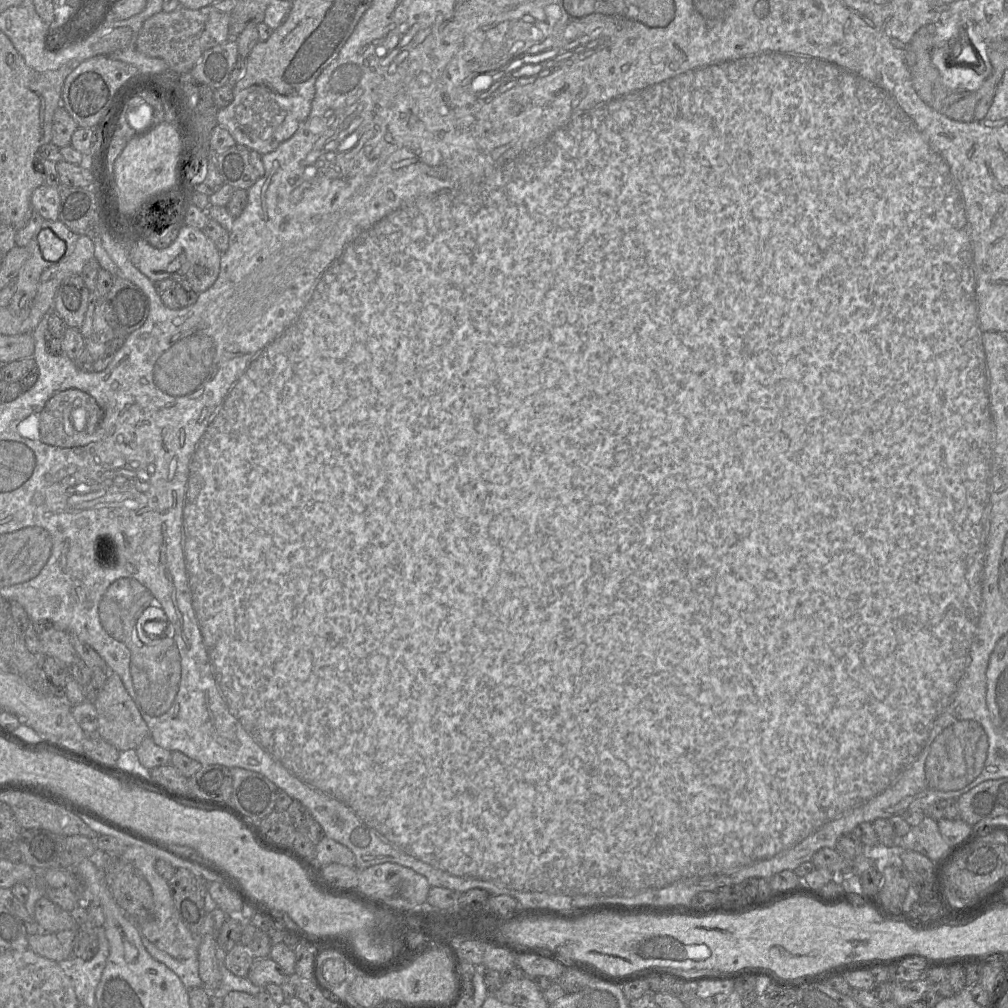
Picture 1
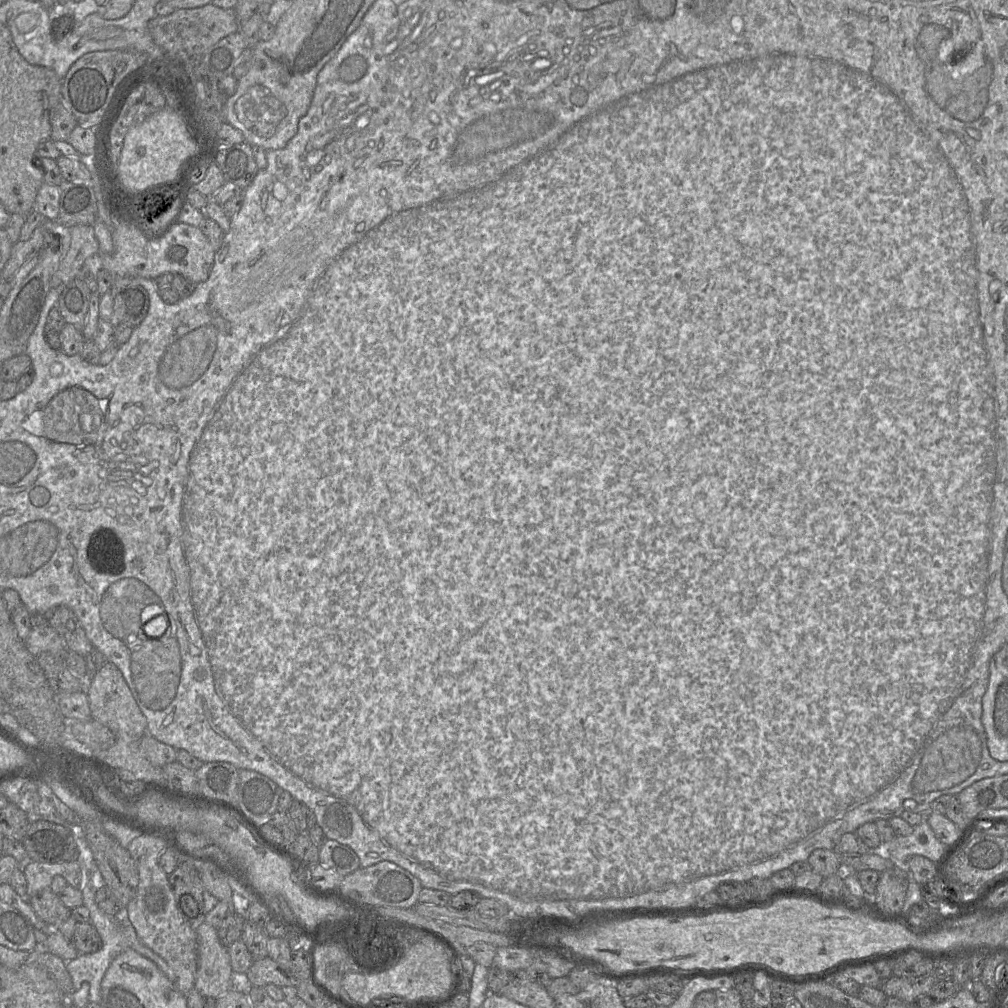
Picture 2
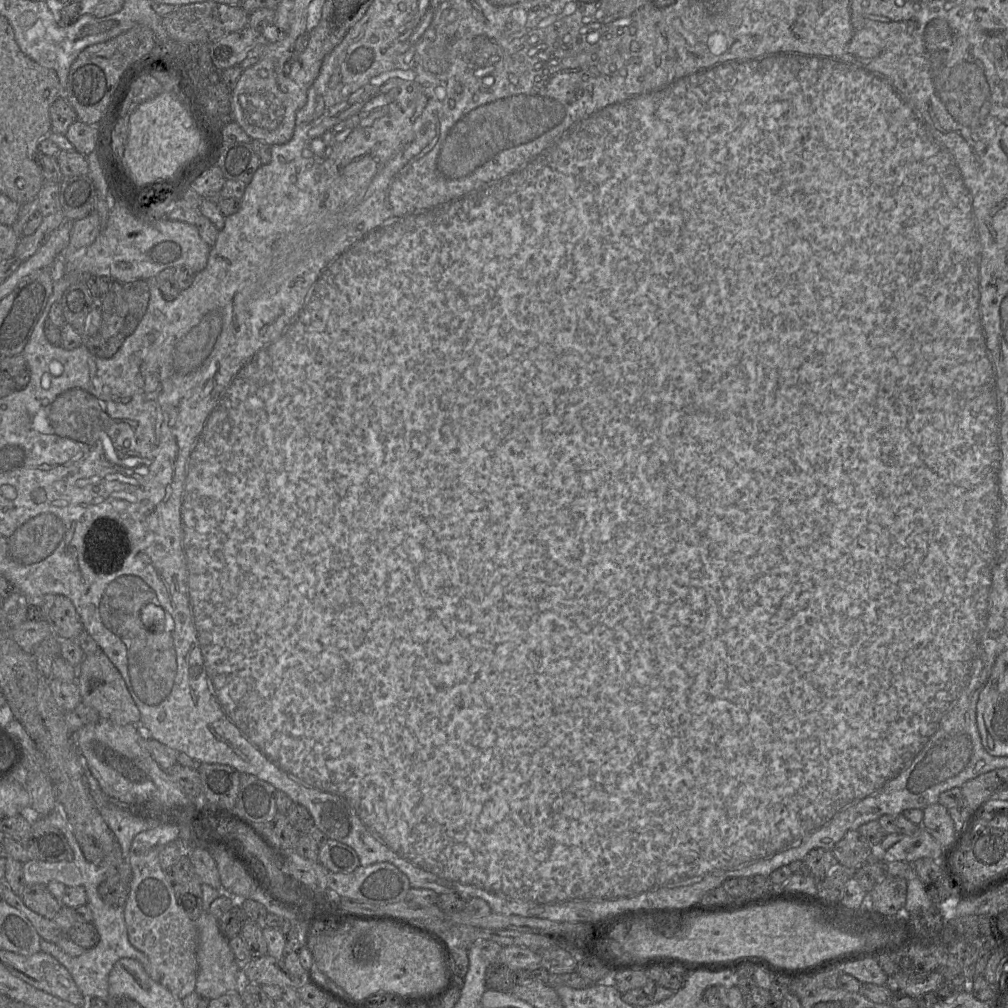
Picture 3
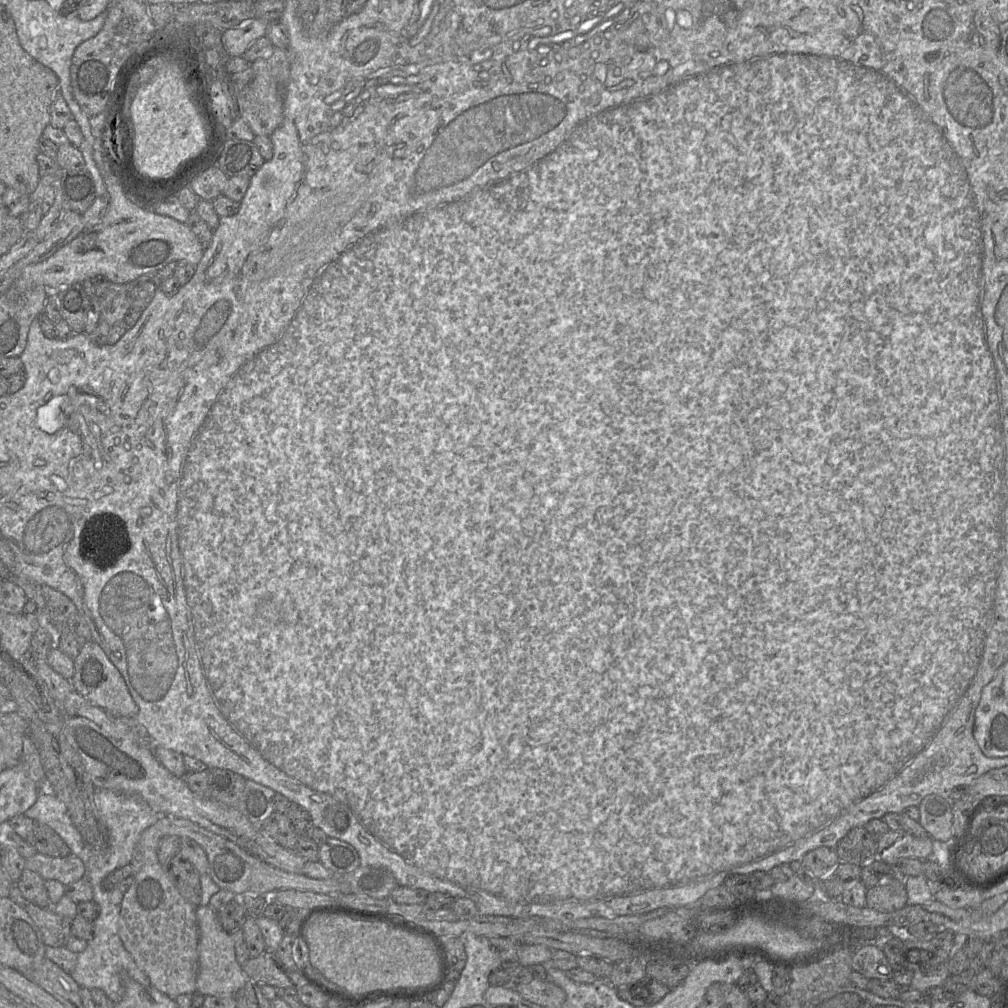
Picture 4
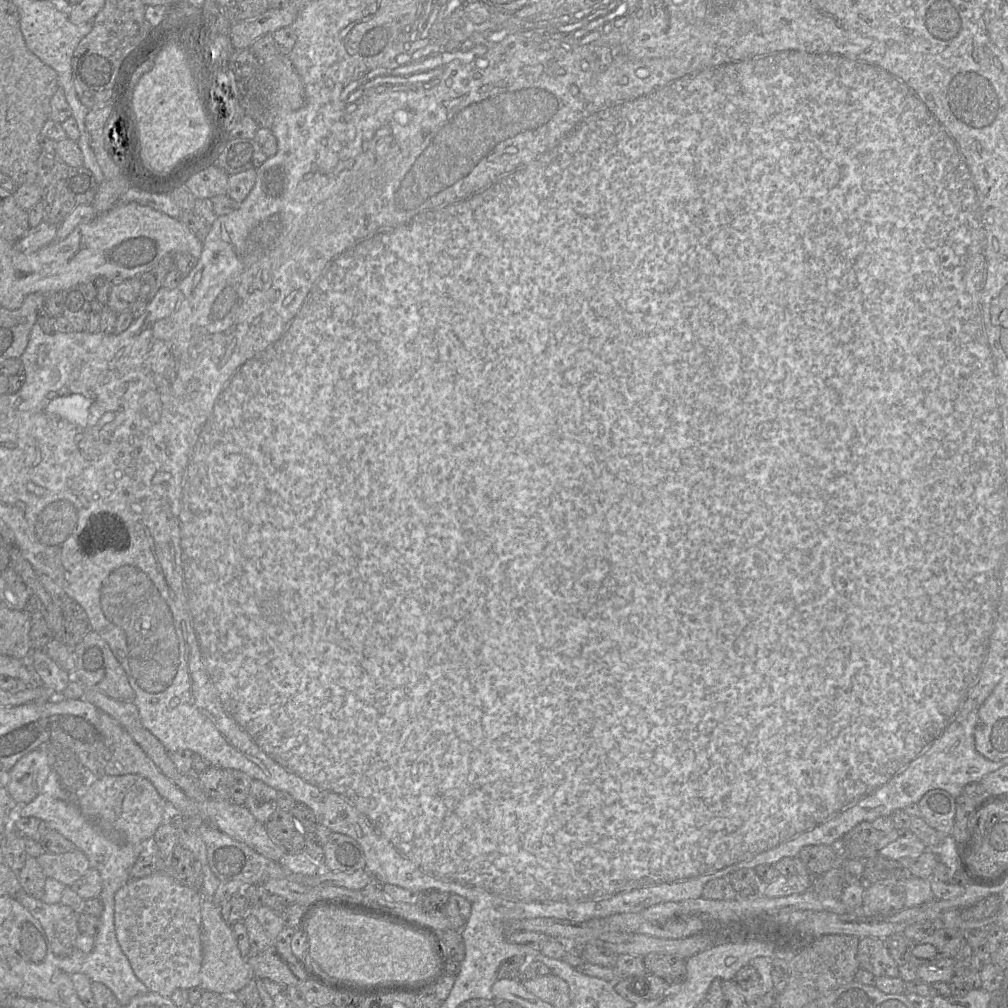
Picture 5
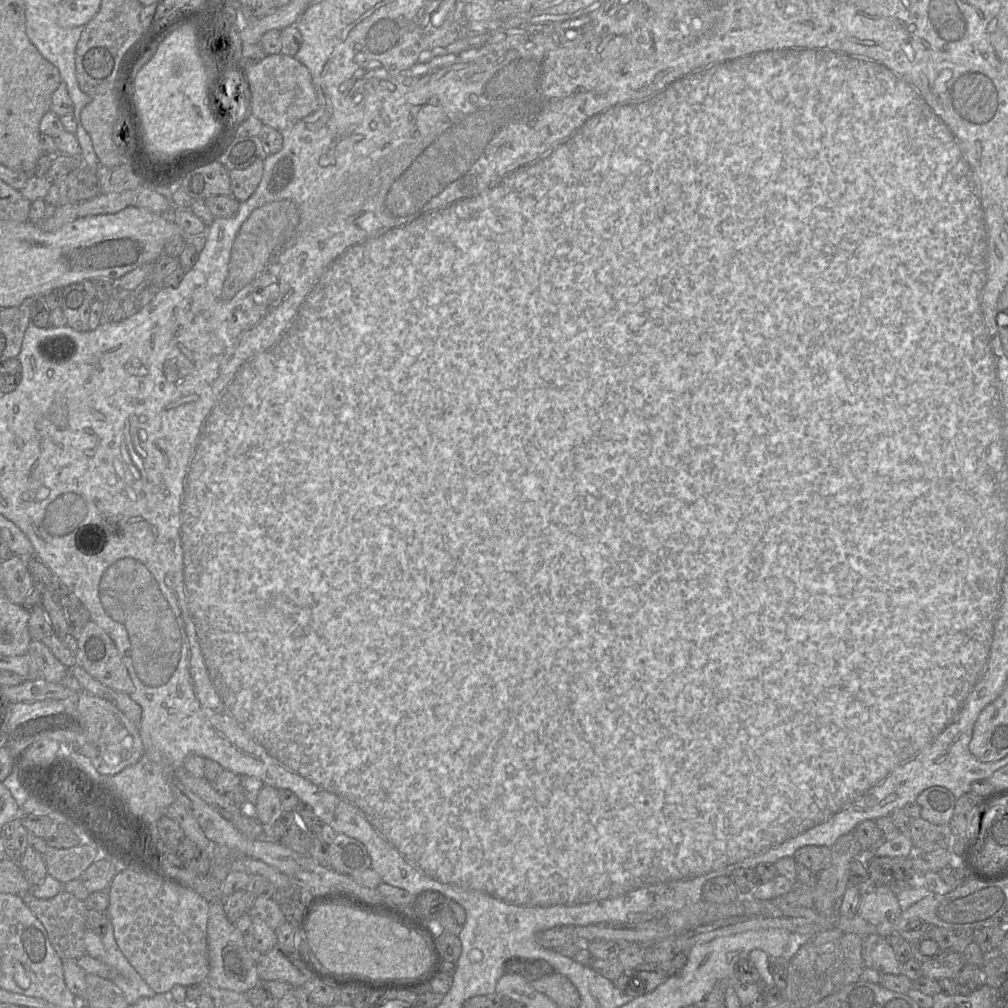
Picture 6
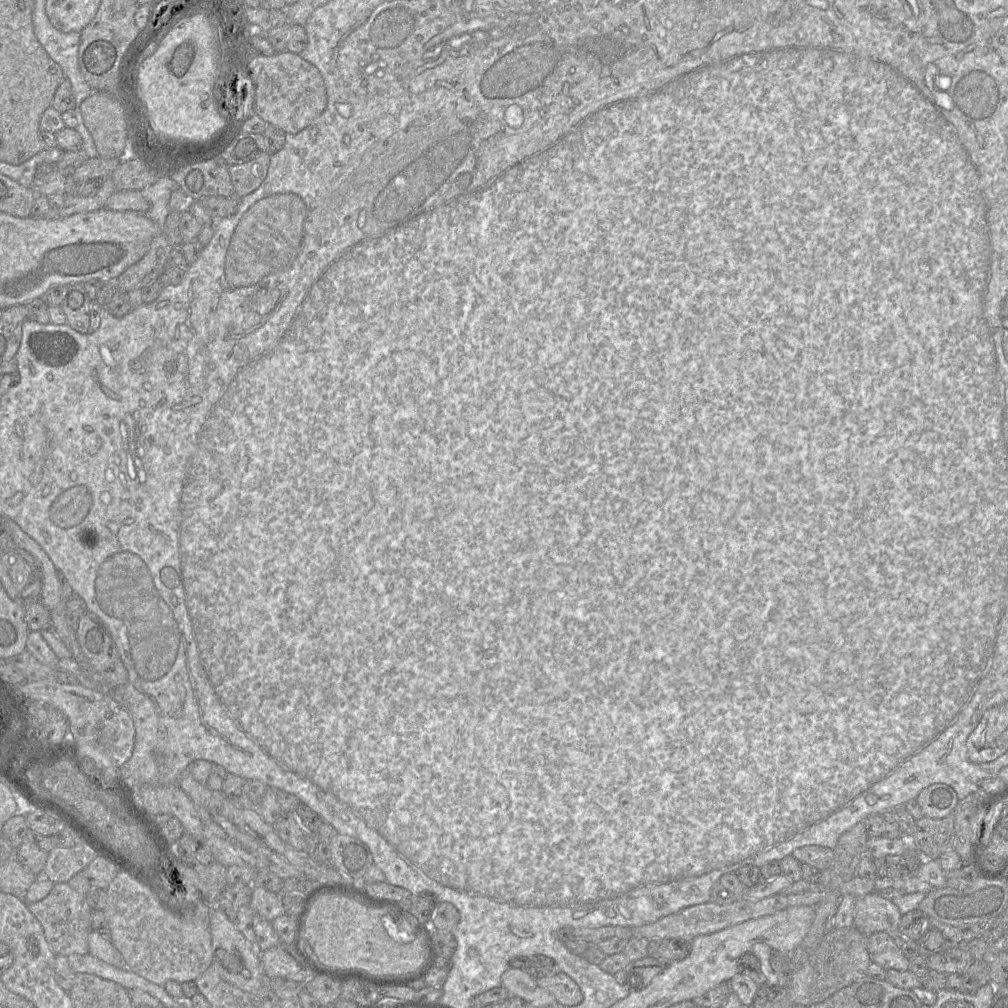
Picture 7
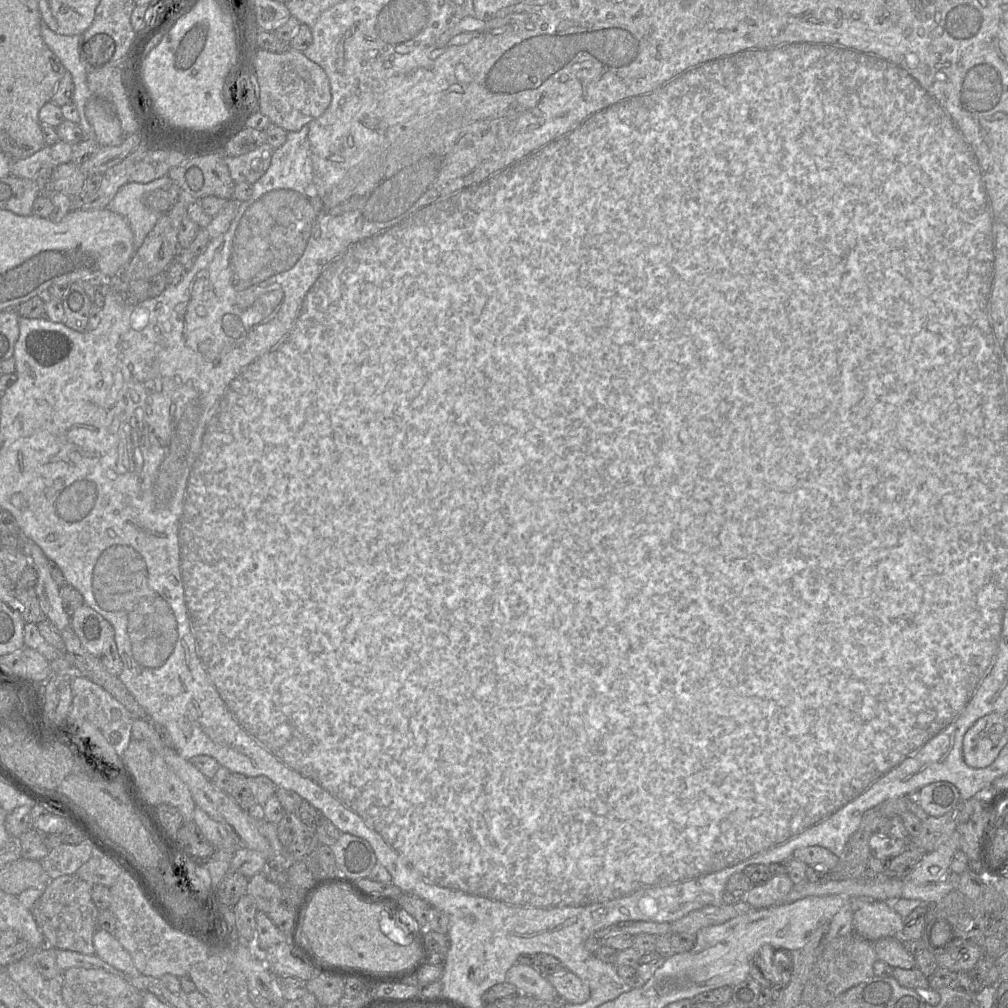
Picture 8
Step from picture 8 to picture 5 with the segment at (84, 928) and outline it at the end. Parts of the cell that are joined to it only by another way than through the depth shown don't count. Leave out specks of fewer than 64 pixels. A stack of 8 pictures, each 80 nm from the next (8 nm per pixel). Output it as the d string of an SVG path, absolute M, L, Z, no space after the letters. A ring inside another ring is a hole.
M23 890L16 893L14 898L39 921L57 957L66 957L76 949L75 941L80 935L79 914L71 907L60 902L47 904Z

